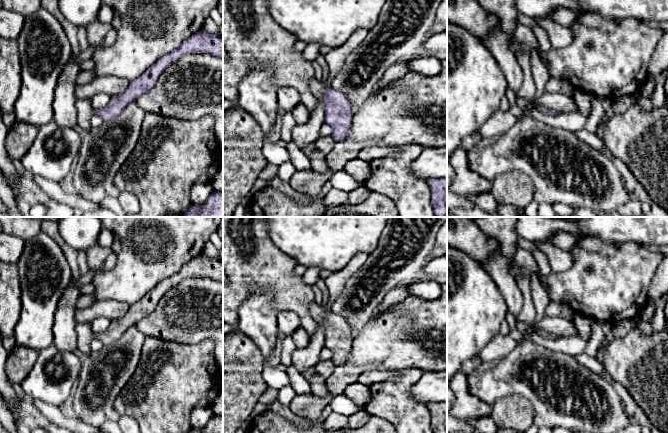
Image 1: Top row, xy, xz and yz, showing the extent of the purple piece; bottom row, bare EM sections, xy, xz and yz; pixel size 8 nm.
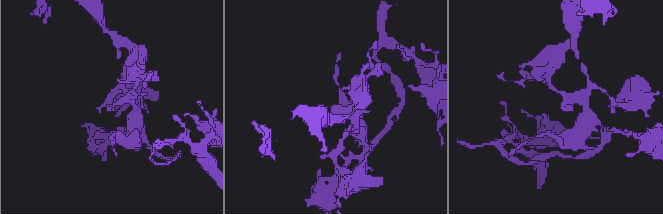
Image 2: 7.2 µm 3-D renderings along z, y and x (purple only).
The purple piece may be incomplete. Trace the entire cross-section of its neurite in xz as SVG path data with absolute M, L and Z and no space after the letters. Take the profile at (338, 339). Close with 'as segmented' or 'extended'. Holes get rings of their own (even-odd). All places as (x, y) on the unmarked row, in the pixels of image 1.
M321 304L310 305L310 315L316 322L324 323L325 347L332 352L334 365L344 364L350 355L353 338L347 320L335 313L324 312Z; extended

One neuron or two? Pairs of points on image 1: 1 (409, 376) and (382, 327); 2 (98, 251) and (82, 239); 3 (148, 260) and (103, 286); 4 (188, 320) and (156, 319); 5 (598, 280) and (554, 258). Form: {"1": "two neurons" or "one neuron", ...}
{"1": "two neurons", "2": "two neurons", "3": "one neuron", "4": "one neuron", "5": "two neurons"}

